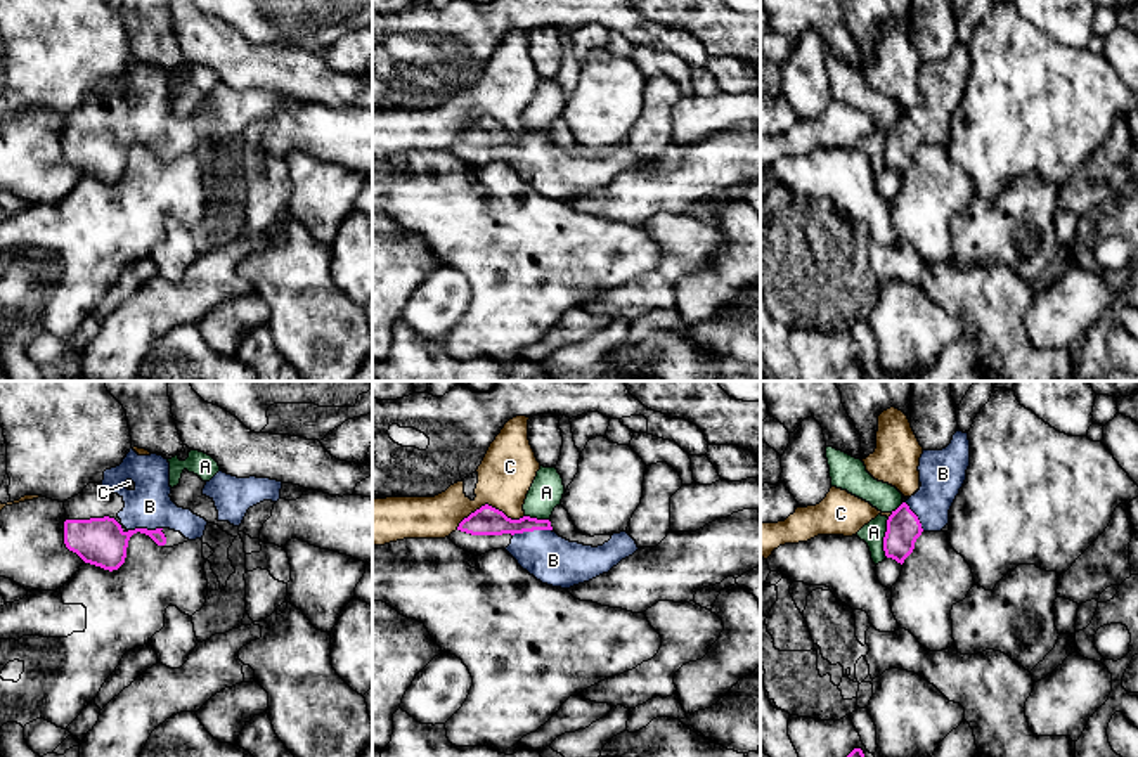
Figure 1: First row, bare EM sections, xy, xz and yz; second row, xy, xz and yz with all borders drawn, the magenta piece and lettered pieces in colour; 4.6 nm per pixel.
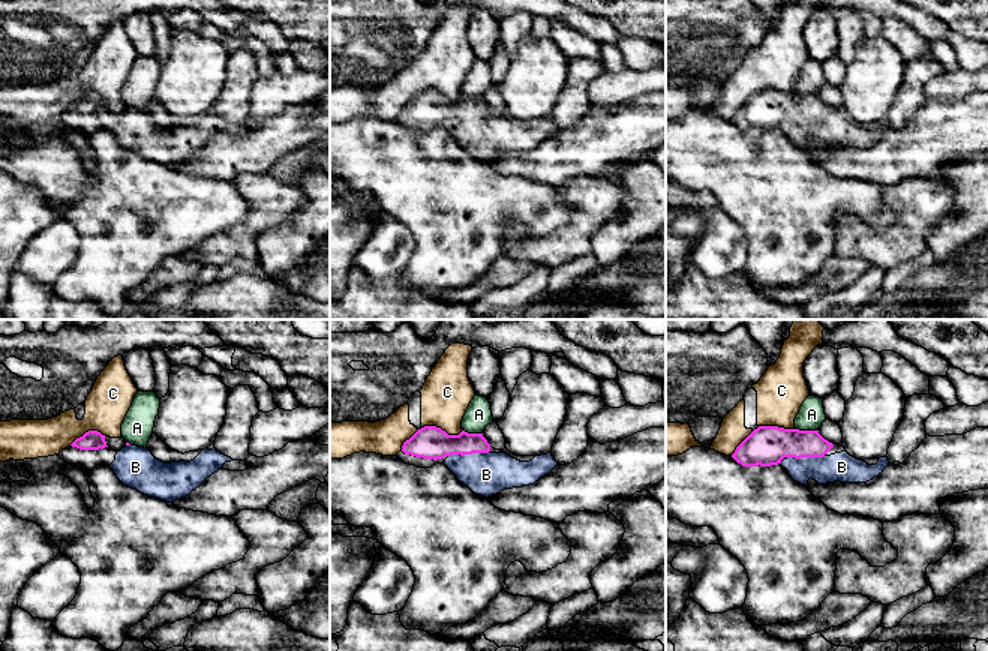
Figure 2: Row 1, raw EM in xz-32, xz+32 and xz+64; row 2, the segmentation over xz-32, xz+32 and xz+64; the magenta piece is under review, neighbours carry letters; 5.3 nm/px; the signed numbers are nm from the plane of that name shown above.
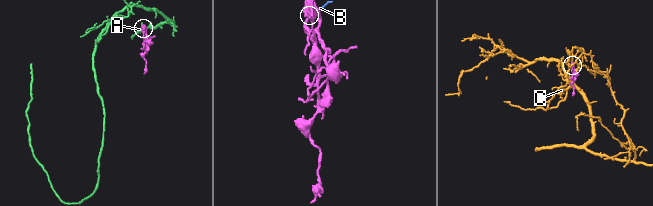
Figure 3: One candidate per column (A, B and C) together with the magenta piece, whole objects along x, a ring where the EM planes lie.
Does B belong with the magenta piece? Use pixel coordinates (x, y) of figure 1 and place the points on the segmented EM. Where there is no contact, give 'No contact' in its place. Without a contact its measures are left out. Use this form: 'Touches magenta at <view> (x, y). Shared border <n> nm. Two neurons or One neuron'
Touches magenta at xz (532, 530). Shared border 190 nm. One neuron

